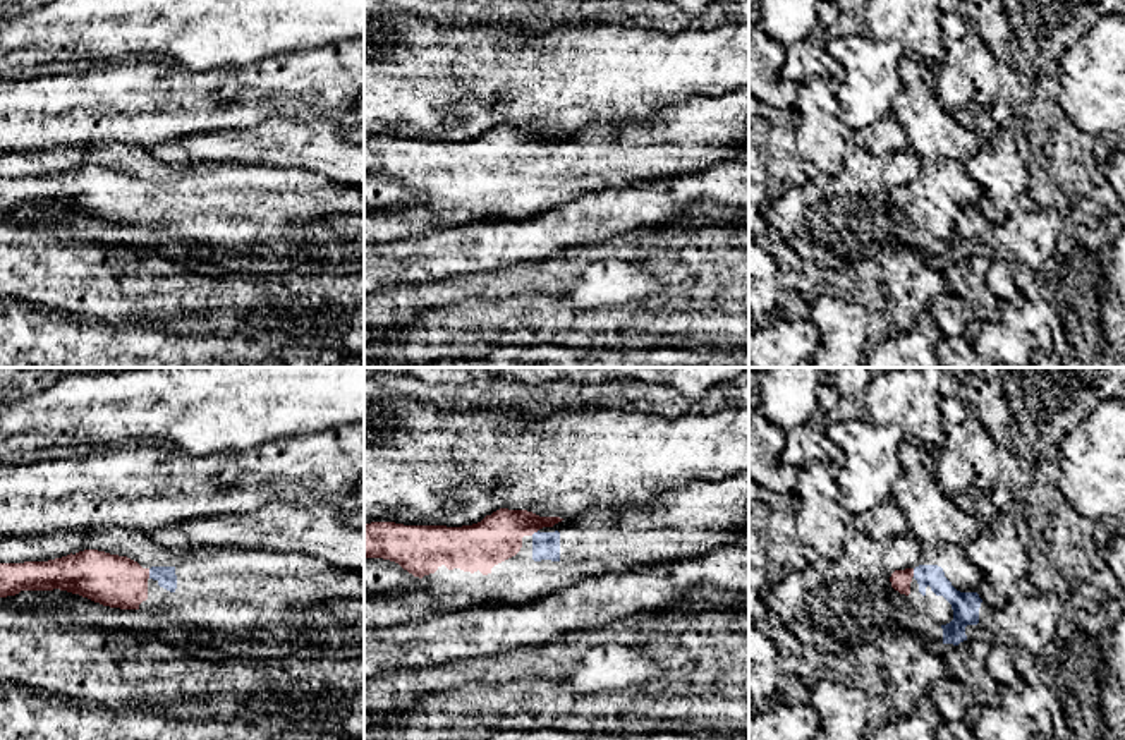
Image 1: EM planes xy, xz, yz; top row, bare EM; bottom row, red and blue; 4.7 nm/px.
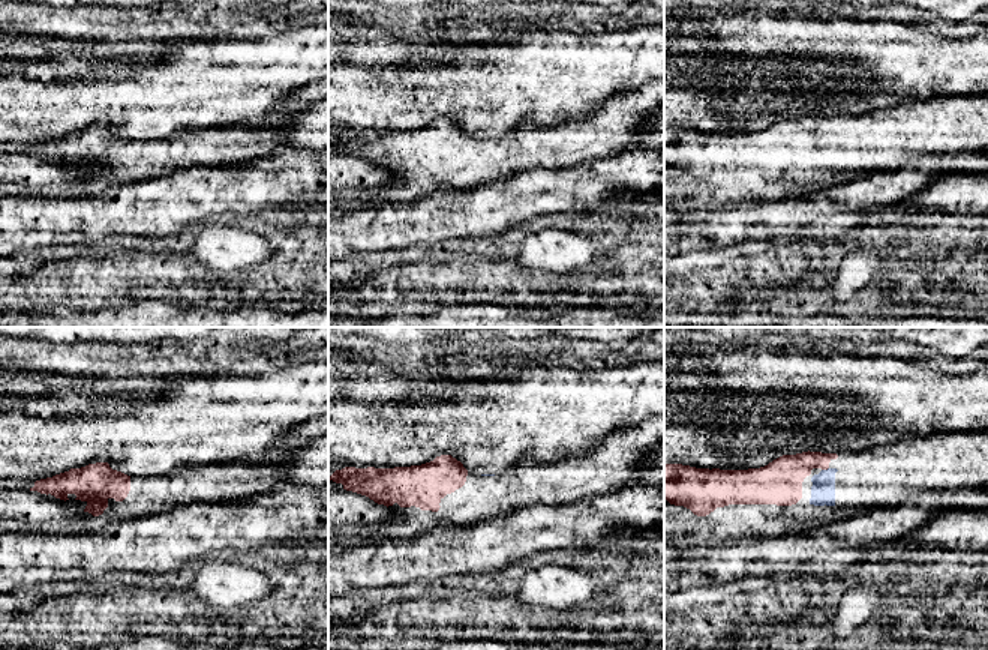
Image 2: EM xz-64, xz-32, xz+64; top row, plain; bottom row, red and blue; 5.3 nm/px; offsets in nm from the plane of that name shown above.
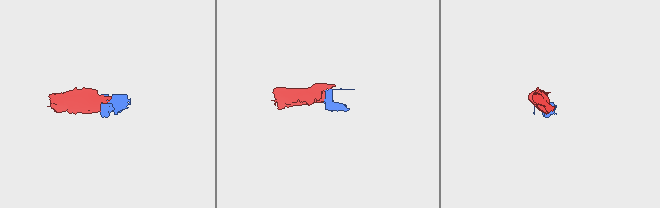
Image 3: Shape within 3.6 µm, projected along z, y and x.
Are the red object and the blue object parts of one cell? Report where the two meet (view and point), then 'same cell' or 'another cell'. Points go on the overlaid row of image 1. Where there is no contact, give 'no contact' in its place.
meets red in xy at (148, 574); same cell

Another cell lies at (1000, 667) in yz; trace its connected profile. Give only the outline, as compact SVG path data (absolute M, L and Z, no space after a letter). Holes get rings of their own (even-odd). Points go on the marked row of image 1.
M991 644L986 658L986 671L998 685L1008 685L1012 688L1025 685L1013 664L1010 647L1003 644Z

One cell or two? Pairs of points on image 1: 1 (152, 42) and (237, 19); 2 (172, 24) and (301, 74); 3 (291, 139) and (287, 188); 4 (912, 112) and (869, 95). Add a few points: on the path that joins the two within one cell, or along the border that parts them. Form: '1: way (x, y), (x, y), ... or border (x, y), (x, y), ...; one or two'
1: way (172, 21), (217, 19); one
2: border (299, 48), (265, 55), (244, 66), (220, 67); two
3: border (251, 165), (303, 167), (328, 177); two
4: border (900, 66), (899, 93), (890, 114); two

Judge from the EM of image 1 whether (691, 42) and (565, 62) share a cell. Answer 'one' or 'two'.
one

